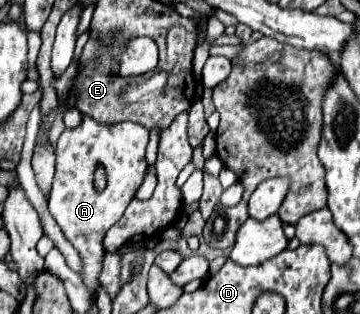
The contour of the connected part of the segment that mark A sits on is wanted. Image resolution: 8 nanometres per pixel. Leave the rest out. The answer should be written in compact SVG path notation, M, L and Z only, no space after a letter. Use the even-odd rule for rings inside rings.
M83 115L83 121L75 129L65 129L57 141L57 171L53 179L53 189L49 195L49 211L63 235L77 249L83 269L81 279L95 295L99 285L99 275L103 269L103 237L107 229L117 223L135 197L145 169L145 147L149 141L149 131L137 123L119 123L119 125L99 125L89 115ZM101 163L107 169L107 187L97 193L93 189L93 171L95 165Z

